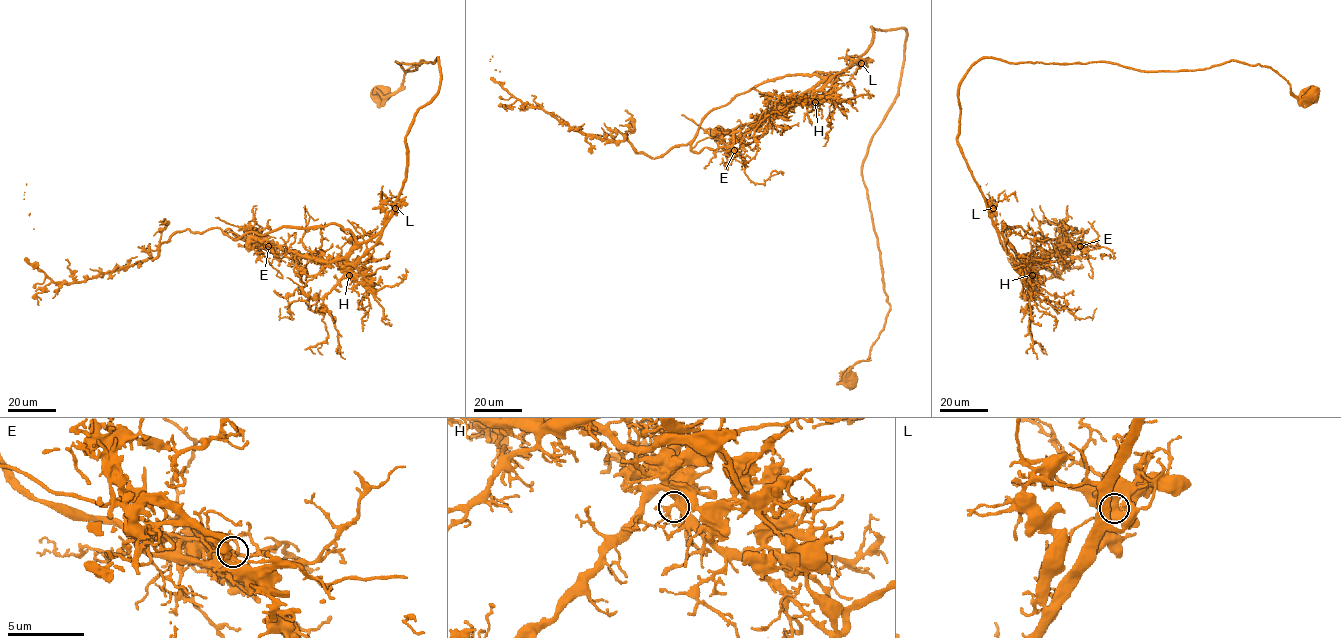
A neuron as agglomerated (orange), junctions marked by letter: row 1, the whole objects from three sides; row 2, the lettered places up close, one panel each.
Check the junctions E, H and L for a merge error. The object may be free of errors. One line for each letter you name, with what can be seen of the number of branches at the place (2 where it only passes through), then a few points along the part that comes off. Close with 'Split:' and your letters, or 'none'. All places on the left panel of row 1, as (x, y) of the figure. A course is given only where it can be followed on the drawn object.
Split: none

